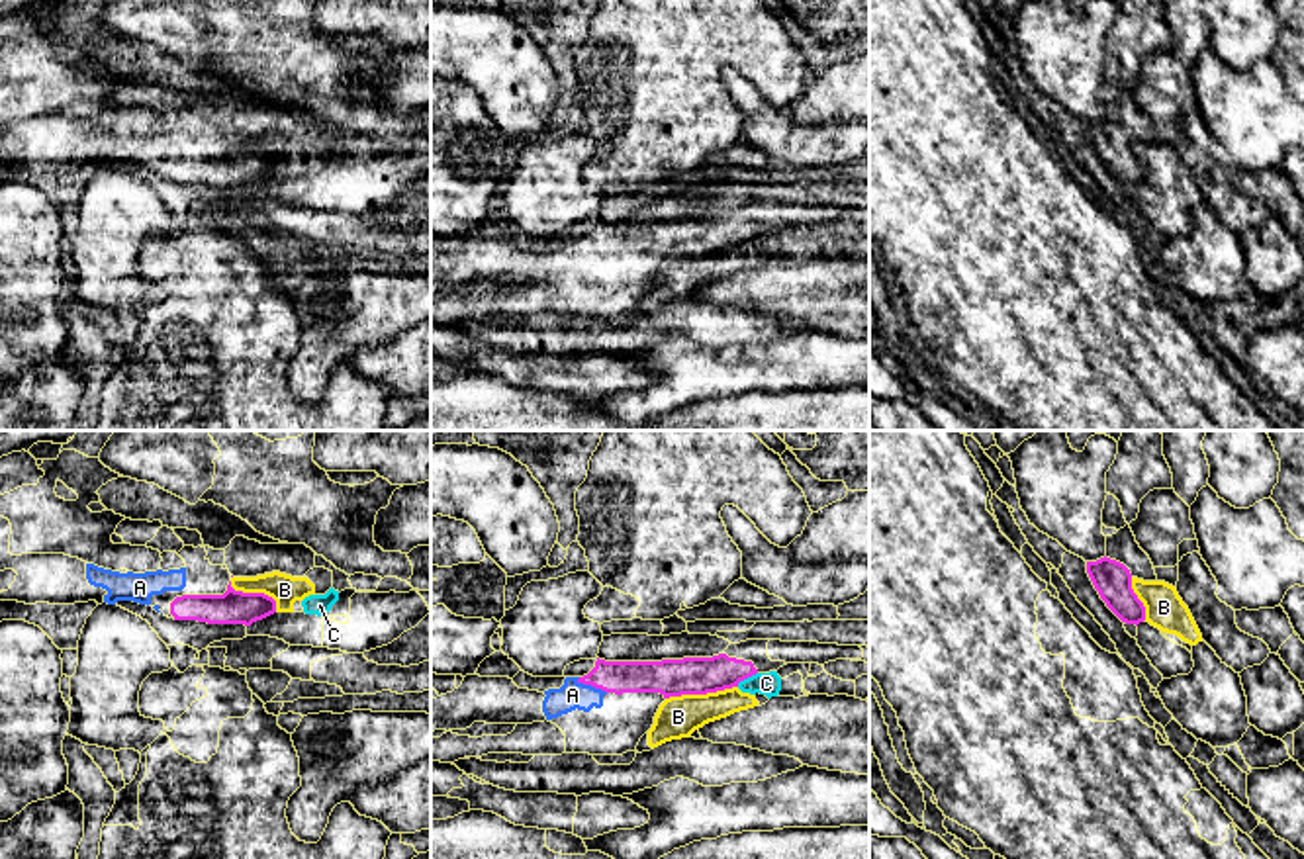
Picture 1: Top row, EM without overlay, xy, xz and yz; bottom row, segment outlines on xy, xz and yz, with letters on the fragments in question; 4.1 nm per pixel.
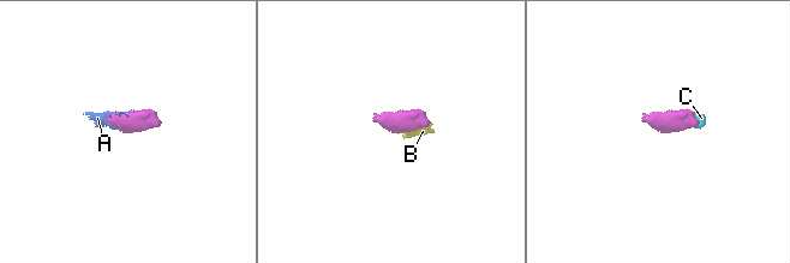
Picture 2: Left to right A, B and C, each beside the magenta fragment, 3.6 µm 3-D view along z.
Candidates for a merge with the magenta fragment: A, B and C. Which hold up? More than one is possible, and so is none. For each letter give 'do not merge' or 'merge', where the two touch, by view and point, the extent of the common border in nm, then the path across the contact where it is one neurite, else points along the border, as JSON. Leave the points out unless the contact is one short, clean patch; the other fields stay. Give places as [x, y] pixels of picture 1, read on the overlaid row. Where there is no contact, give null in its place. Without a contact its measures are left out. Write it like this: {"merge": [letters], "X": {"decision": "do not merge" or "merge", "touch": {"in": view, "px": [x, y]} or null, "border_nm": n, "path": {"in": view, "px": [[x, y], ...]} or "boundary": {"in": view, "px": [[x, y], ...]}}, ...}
{"merge": ["A"], "A": {"decision": "merge", "touch": {"in": "xz", "px": [592, 685]}, "border_nm": 140, "path": {"in": "xz", "px": [[617, 678], [604, 678], [592, 685], [584, 693], [572, 695]]}}, "B": {"decision": "do not merge", "touch": {"in": "xz", "px": [701, 693]}, "border_nm": 300, "boundary": {"in": "xz", "px": [[737, 685], [705, 693], [670, 695], [666, 699]]}}, "C": {"decision": "do not merge", "touch": {"in": "xz", "px": [746, 678]}, "border_nm": 110, "boundary": {"in": "xz", "px": [[756, 672], [737, 685]]}}}

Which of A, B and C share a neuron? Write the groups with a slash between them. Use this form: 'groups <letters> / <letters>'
groups A / B C

